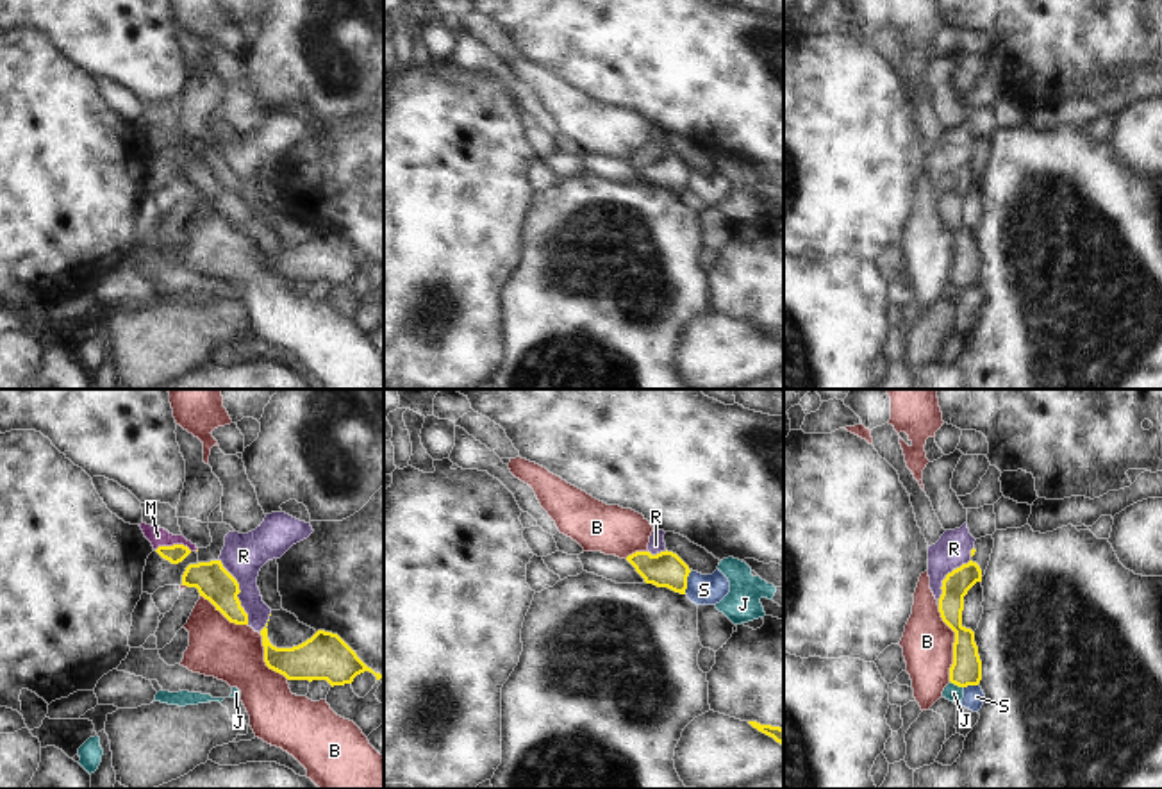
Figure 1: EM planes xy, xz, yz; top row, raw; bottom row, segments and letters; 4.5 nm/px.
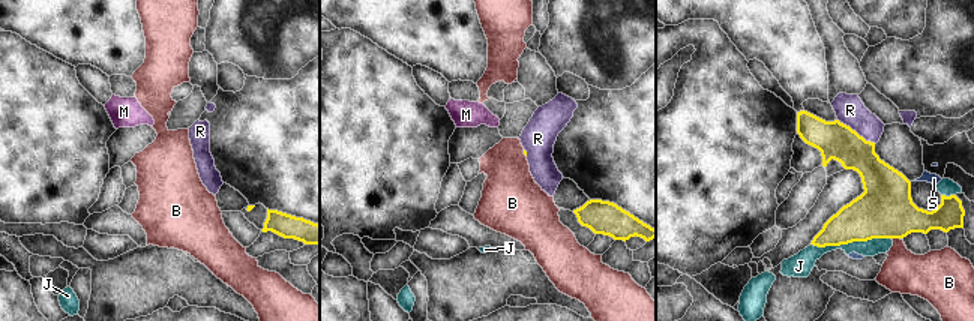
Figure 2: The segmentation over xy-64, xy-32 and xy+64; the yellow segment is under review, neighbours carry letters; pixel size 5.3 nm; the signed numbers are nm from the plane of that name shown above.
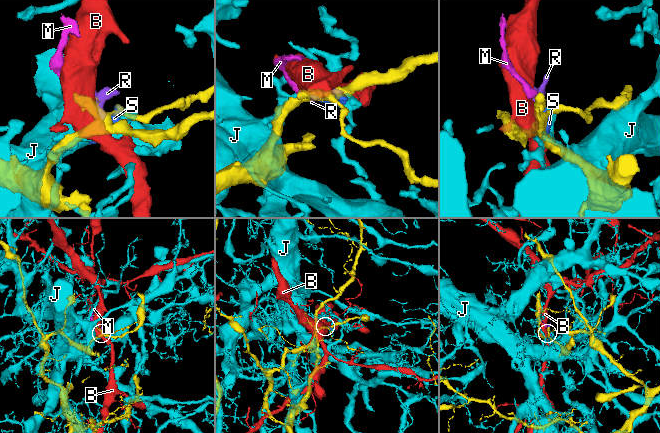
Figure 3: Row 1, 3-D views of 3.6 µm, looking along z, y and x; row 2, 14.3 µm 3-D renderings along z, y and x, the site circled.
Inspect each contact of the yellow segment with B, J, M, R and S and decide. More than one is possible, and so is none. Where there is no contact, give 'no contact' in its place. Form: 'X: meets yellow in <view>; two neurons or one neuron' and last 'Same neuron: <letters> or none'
B: meets yellow in yz; two neurons
J: meets yellow in yz; two neurons
M: meets yellow in xy; one neuron
R: meets yellow in xy; two neurons
S: meets yellow in xz; two neurons
Same neuron: M

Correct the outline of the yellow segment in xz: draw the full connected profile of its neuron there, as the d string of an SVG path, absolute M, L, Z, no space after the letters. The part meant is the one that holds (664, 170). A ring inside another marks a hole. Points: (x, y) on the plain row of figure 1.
M668 150L657 155L652 155L650 152L635 152L628 155L627 161L646 184L685 195L691 170L676 154Z

